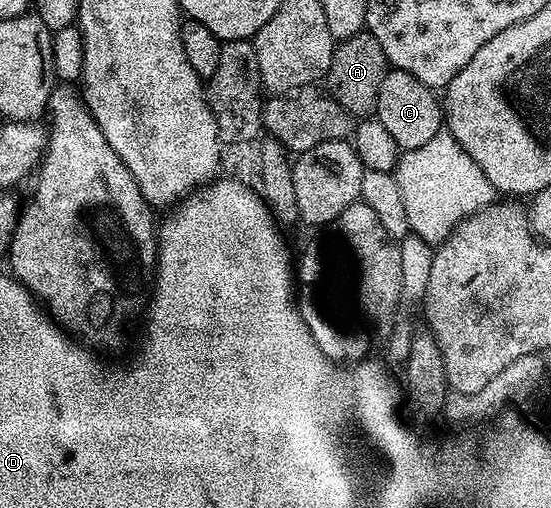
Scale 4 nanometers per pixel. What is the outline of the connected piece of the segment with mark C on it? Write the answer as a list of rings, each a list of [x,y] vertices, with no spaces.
[[[388,69],[385,80],[381,80],[381,92],[377,92],[377,108],[374,117],[385,124],[389,136],[397,140],[400,151],[421,148],[421,144],[429,144],[433,136],[437,136],[445,126],[445,110],[432,87],[425,85],[417,76],[404,70]]]

